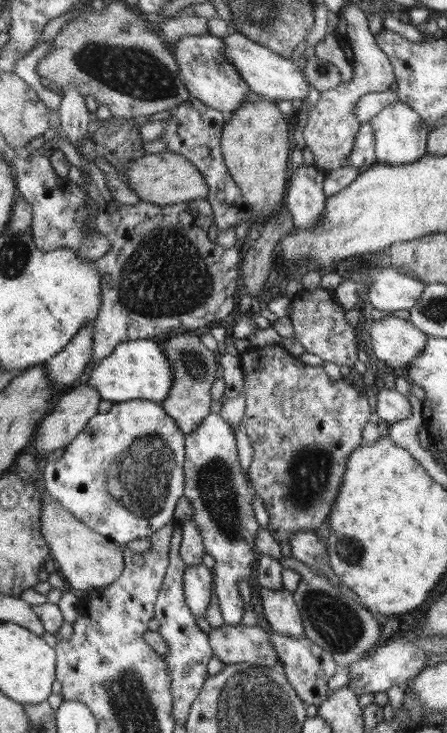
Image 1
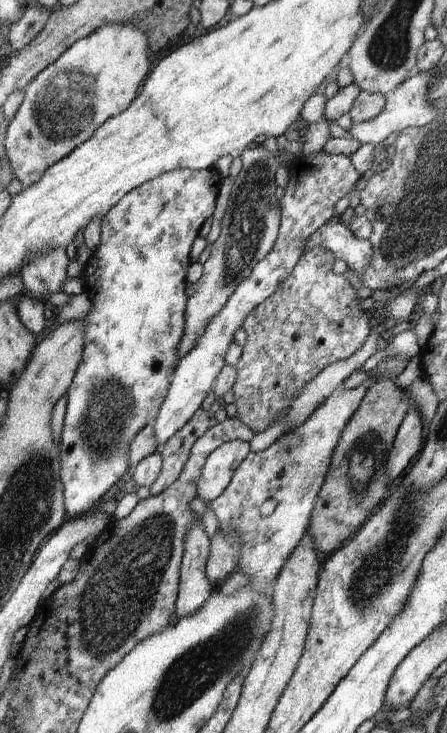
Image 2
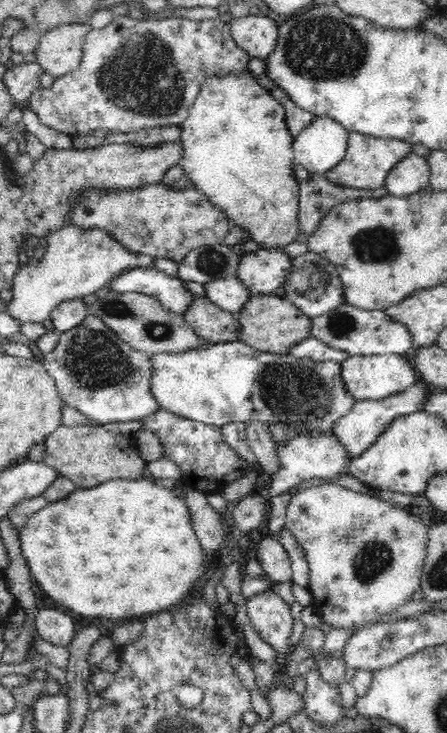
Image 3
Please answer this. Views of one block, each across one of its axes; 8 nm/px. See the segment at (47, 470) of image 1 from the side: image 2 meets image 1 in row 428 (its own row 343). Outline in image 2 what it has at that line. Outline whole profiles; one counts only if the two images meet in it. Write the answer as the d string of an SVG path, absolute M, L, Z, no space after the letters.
M179 168L149 180L134 190L125 194L101 220L101 241L100 245L93 251L93 255L84 264L81 279L83 280L84 292L92 303L91 311L82 322L84 329L84 346L78 363L72 384L67 390L68 399L66 413L63 420L63 430L59 447L61 448L61 481L63 484L63 495L66 514L68 518L83 517L97 507L102 496L114 486L127 479L131 472L129 461L129 444L148 422L155 420L164 399L166 398L171 383L172 374L177 365L177 348L180 344L185 329L185 308L187 296L185 293L187 270L191 265L190 251L194 240L199 235L198 231L202 224L210 218L215 211L216 199L220 190L221 179L218 170L208 168L202 170L190 170Z

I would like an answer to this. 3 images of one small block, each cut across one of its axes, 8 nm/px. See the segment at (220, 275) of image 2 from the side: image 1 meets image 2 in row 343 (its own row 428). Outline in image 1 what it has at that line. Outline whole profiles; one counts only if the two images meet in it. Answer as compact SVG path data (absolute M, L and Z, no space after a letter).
M177 334L164 342L164 355L171 361L174 371L174 384L160 405L175 421L185 435L194 432L202 420L210 414L211 388L218 378L218 353L209 350L200 337L190 334Z

